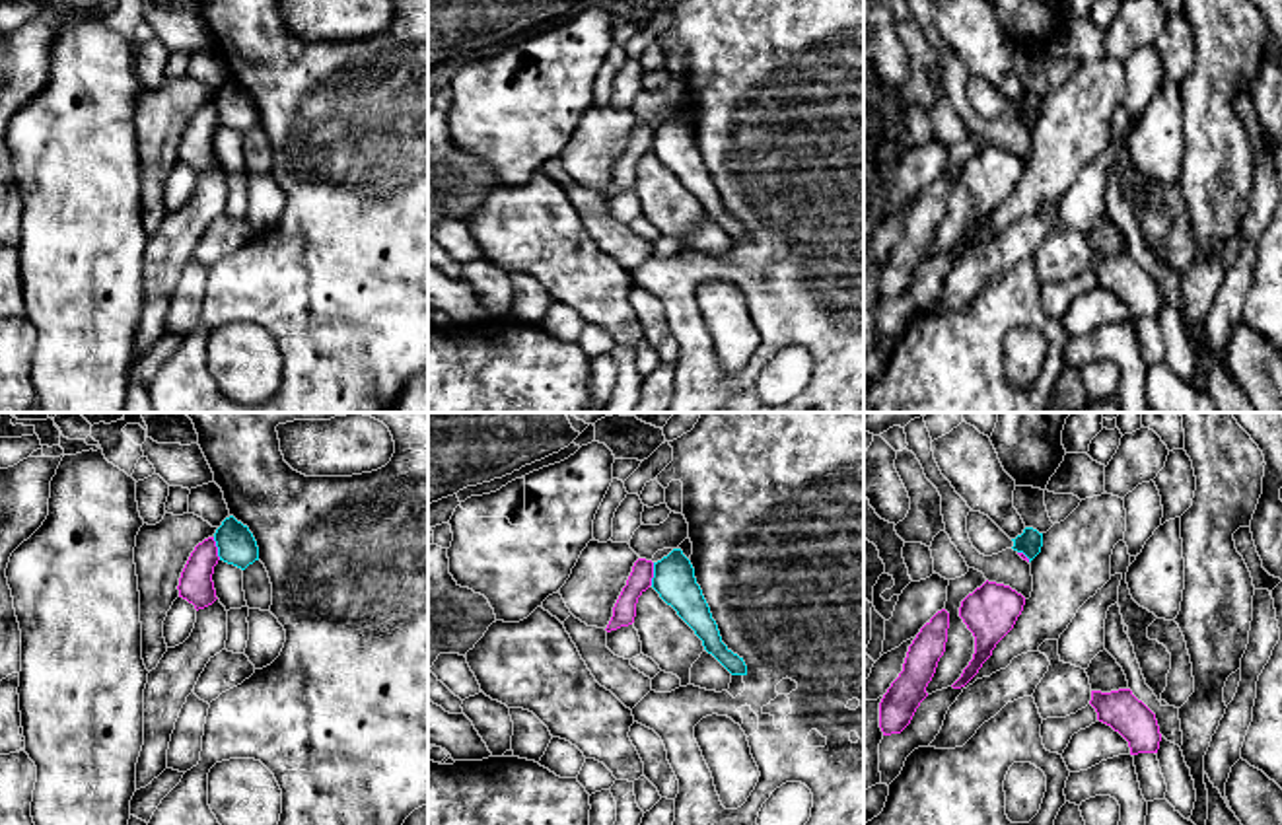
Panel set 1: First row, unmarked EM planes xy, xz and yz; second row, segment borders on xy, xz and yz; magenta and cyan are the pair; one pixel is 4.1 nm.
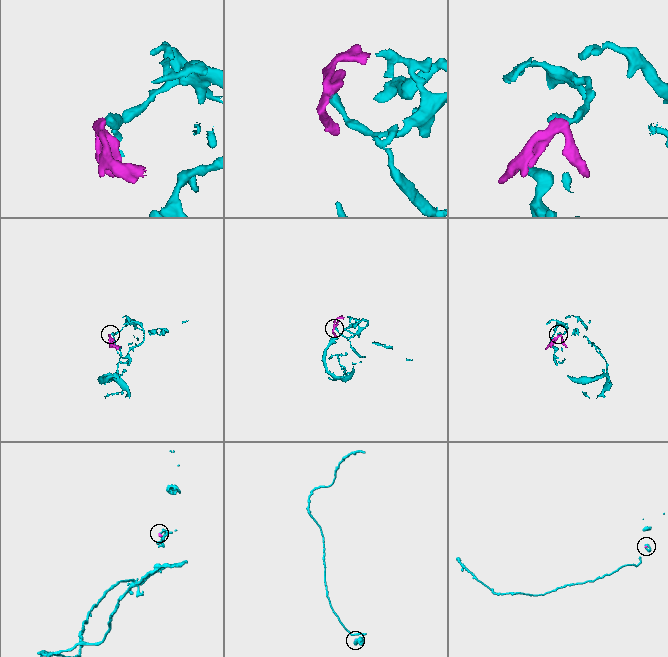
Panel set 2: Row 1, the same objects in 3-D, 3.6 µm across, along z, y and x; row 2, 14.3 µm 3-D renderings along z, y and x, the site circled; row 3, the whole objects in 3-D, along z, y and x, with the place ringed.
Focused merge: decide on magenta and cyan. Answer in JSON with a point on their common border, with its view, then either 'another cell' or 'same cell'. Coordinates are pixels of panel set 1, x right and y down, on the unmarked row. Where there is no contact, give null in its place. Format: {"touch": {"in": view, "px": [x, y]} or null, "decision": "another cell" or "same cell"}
{"touch": {"in": "xy", "px": [216, 113]}, "decision": "another cell"}

